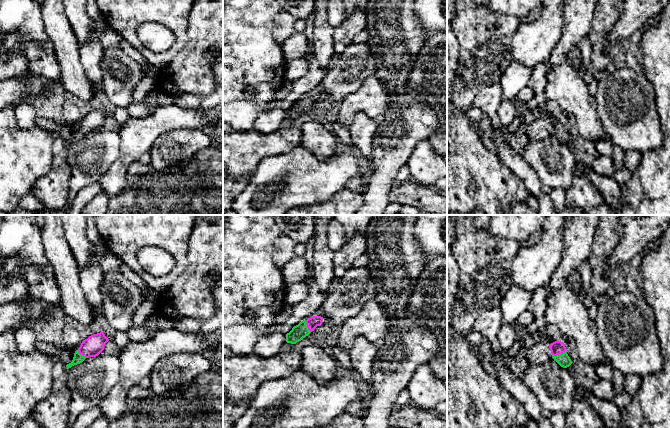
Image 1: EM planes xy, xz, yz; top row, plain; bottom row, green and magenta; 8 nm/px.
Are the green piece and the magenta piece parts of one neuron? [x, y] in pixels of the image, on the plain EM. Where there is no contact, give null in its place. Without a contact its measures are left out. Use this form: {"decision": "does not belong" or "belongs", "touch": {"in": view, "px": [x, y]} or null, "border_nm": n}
{"decision": "belongs", "touch": {"in": "yz", "px": [558, 131]}, "border_nm": 120}

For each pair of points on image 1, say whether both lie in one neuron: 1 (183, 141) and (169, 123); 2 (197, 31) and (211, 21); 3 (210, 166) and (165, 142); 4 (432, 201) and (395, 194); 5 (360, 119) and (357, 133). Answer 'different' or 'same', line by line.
1: different
2: same
3: different
4: same
5: same

